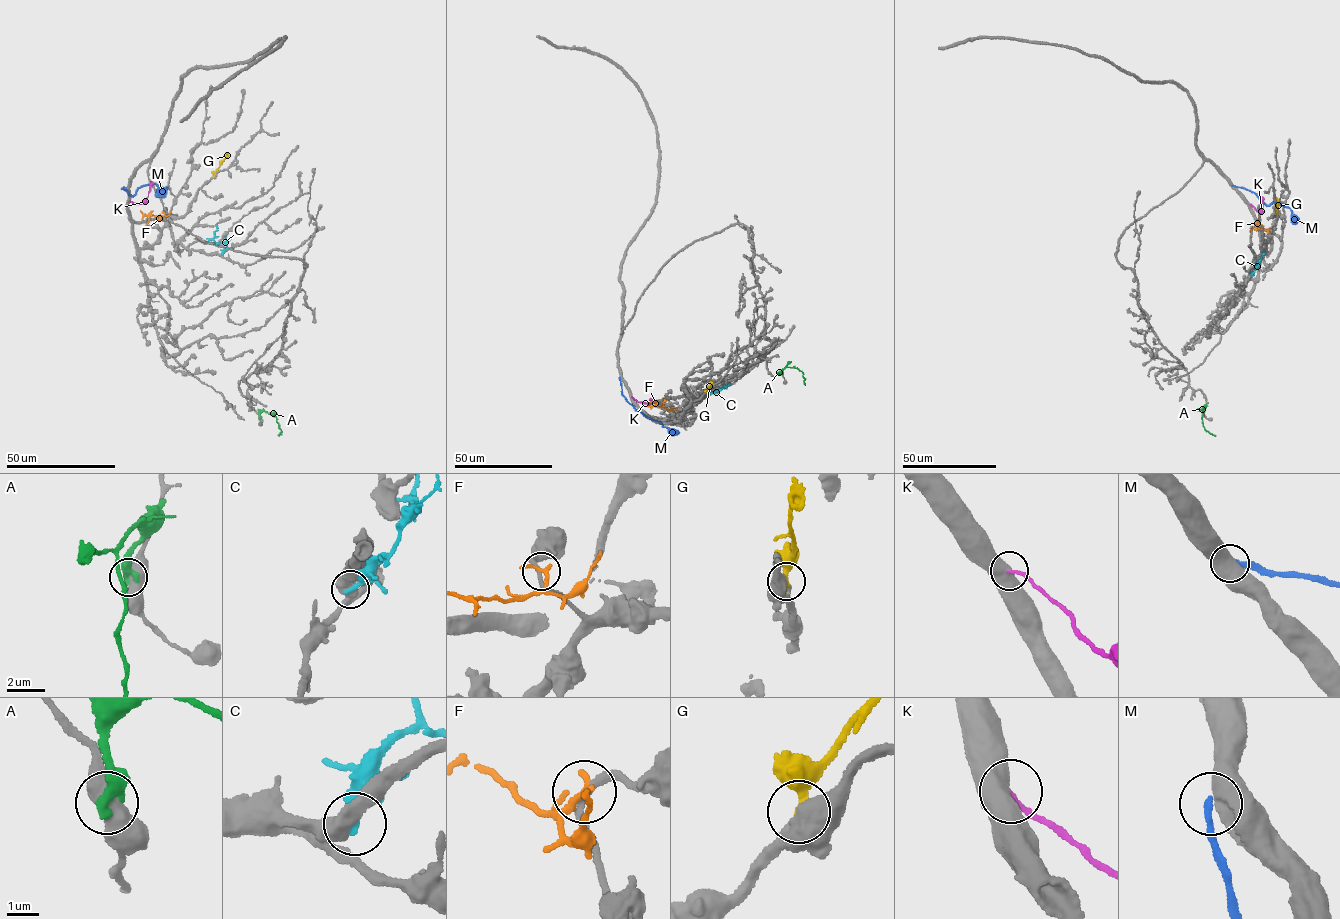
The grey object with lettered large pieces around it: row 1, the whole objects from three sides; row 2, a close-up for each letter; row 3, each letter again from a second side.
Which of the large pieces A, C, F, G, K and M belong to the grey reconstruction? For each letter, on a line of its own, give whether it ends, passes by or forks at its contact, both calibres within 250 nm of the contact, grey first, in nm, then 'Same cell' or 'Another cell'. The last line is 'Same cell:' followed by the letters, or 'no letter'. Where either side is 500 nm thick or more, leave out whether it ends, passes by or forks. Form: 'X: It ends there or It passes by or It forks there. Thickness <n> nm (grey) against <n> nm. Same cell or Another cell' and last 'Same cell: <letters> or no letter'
A: Thickness 550 nm (grey) against 500 nm. Another cell
C: Thickness 550 nm (grey) against 320 nm. Another cell
F: It ends there. Thickness 220 nm (grey) against 260 nm. Another cell
G: Thickness 600 nm (grey) against 360 nm. Same cell
K: Thickness 650 nm (grey) against 160 nm. Same cell
M: Thickness 700 nm (grey) against 240 nm. Another cell
Same cell: G, K

